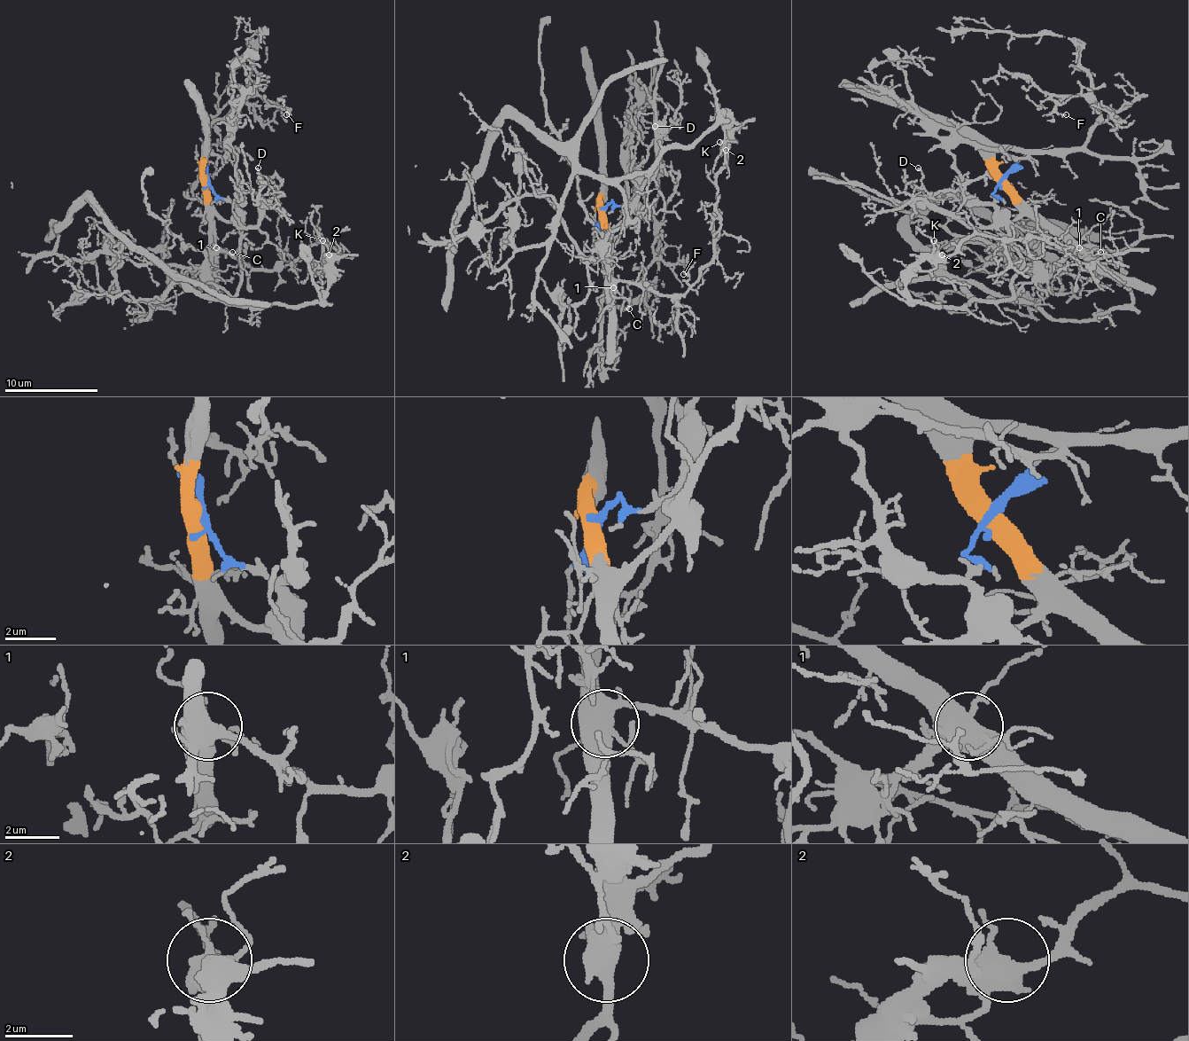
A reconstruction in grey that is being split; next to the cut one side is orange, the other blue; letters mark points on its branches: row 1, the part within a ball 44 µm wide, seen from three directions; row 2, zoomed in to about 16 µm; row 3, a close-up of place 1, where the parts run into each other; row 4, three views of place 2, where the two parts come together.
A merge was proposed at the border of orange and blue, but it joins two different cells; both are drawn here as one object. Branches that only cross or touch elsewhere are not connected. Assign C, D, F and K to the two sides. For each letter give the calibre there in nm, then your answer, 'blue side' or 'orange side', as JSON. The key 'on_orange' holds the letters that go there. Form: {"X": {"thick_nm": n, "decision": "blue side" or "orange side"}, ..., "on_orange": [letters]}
{"C": {"thick_nm": 110, "decision": "orange side"}, "D": {"thick_nm": 140, "decision": "blue side"}, "F": {"thick_nm": 120, "decision": "orange side"}, "K": {"thick_nm": 130, "decision": "orange side"}, "on_orange": ["C", "F", "K"]}

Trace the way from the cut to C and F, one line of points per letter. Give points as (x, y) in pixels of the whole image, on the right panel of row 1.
C: (1001, 182), (1083, 251), (1094, 256), (1101, 251)
F: (1001, 182), (994, 163), (998, 149), (1076, 151), (1099, 109), (1083, 95), (1054, 95), (1054, 106), (1066, 113)

